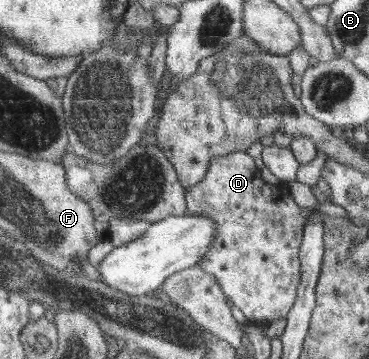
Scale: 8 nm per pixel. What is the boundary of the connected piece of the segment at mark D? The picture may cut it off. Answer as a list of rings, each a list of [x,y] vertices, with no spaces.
[[[245,152],[213,157],[205,179],[190,186],[187,193],[188,213],[212,220],[215,225],[213,244],[199,263],[217,277],[225,295],[249,322],[264,324],[288,318],[296,301],[300,283],[300,243],[303,239],[303,215],[283,184],[271,185],[261,177],[255,159]]]

